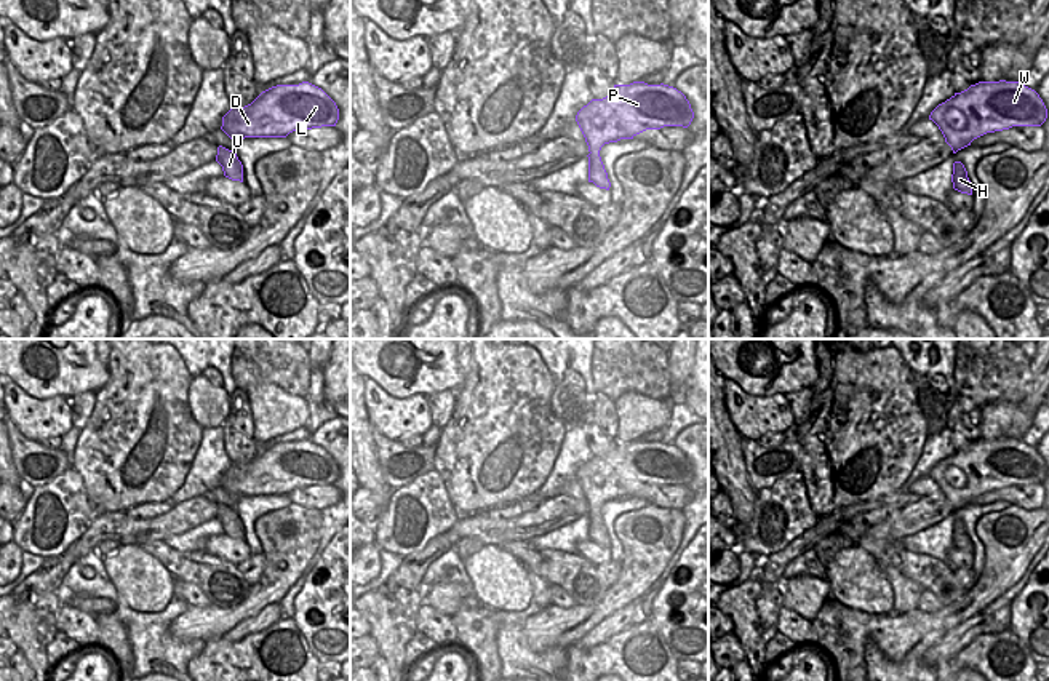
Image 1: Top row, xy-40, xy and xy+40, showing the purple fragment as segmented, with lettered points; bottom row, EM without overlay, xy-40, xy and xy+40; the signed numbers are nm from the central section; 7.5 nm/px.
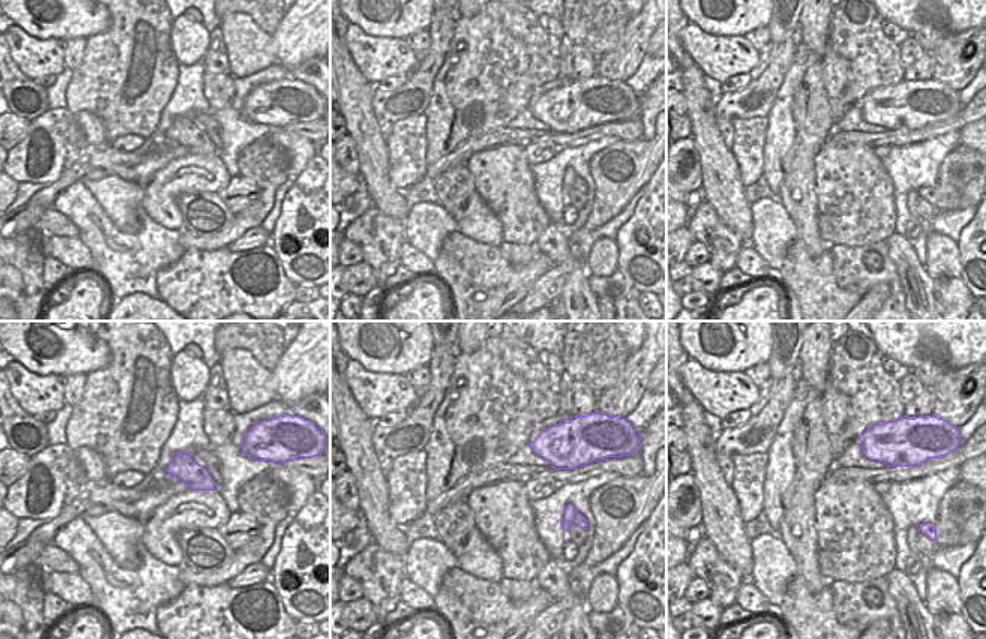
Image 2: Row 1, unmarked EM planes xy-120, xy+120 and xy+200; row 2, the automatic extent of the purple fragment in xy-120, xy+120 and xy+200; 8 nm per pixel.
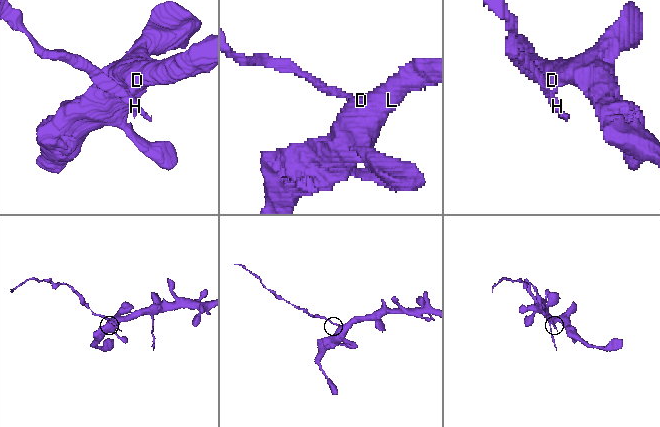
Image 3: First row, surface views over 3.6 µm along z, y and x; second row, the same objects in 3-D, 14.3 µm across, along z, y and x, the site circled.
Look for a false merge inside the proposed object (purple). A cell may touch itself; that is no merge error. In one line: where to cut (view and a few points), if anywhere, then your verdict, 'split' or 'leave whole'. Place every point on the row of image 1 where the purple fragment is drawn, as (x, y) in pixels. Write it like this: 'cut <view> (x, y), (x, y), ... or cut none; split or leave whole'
cut xy (590, 151), (598, 154); split

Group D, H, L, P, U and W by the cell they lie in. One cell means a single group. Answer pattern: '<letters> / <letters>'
D L P W / H U

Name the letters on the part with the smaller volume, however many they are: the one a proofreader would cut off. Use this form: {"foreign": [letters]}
{"foreign": ["H", "U"]}

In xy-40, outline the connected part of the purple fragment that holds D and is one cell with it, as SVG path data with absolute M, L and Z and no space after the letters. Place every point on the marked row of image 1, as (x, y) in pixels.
M277 85L262 91L251 104L232 107L221 129L233 141L245 137L286 137L293 131L336 126L339 109L318 86Z

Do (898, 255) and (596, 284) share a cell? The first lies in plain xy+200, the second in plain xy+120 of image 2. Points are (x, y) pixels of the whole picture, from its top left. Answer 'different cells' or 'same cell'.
different cells

